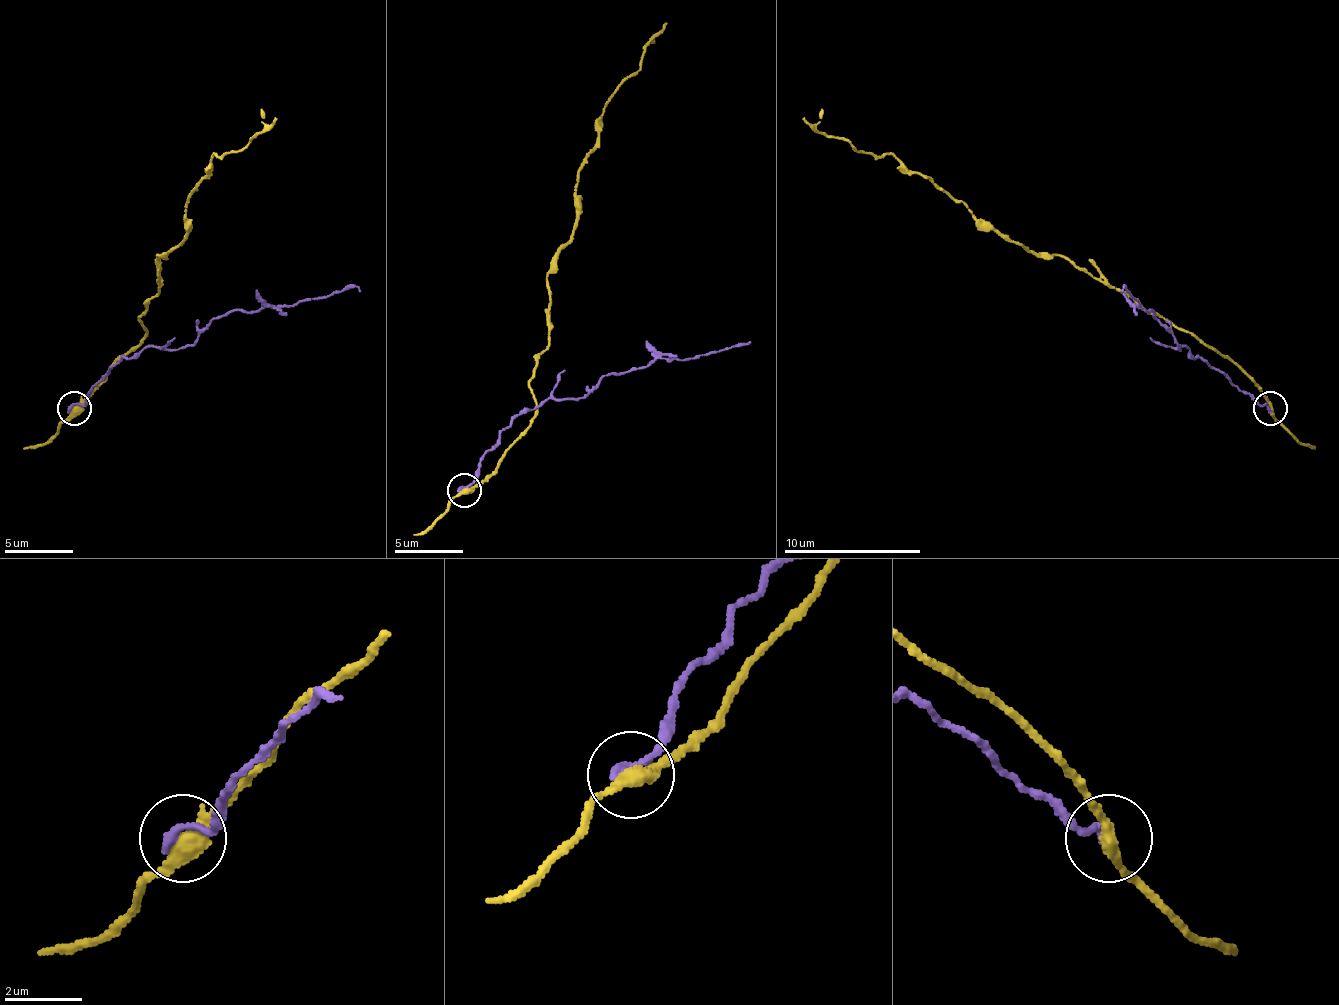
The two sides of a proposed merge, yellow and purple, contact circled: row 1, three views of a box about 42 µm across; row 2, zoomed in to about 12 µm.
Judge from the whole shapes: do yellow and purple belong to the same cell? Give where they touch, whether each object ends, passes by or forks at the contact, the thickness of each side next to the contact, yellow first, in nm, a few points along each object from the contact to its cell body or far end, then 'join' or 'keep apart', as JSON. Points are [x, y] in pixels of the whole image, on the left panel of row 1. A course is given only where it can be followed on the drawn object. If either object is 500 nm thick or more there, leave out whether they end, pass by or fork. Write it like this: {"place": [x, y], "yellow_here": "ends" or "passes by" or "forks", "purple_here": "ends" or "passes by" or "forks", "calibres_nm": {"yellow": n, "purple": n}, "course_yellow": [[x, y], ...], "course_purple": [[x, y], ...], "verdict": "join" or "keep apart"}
{"place": [74, 408], "yellow_here": "passes by", "purple_here": "ends", "calibres_nm": {"yellow": 360, "purple": 240}, "course_yellow": [[73, 409], [145, 337], [156, 255], [186, 234], [186, 196], [214, 155], [262, 128], [262, 107]], "course_purple": [[73, 409], [108, 371], [145, 347], [186, 347], [217, 316], [347, 289], [361, 292]], "verdict": "keep apart"}

